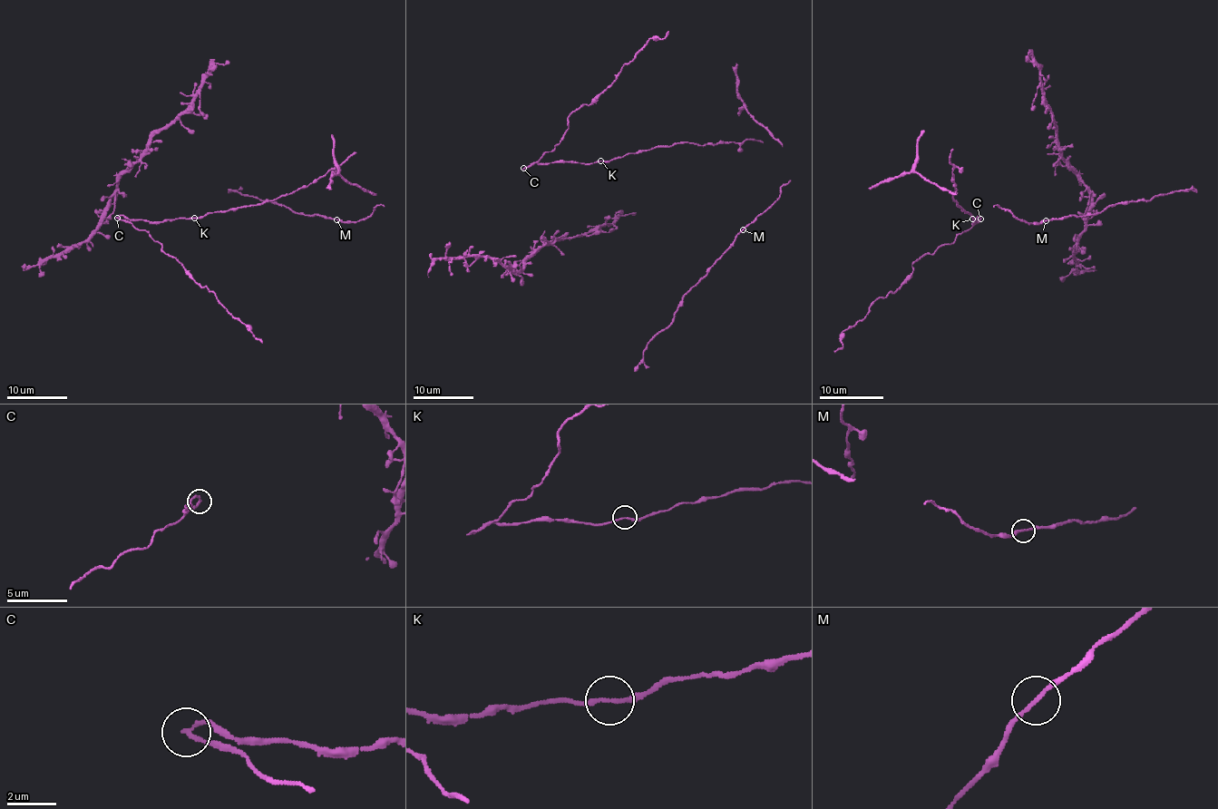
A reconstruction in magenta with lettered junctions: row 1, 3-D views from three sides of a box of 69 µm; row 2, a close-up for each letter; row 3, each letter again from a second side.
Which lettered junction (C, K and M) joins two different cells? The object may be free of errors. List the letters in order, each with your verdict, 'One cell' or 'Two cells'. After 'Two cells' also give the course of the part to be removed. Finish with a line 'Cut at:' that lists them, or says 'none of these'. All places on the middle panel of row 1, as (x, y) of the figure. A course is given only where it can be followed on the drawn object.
C: Two cells. Course of the part to remove: (524, 168), (536, 163), (561, 141), (568, 118), (609, 86), (650, 38), (661, 40), (668, 31)
K: One cell
M: One cell
Cut at: C

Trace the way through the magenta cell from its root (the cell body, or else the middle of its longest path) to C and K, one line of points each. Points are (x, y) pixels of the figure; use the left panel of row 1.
C: (268, 201), (208, 212), (199, 218), (162, 221), (118, 218)
K: (268, 201), (208, 212), (194, 218)

